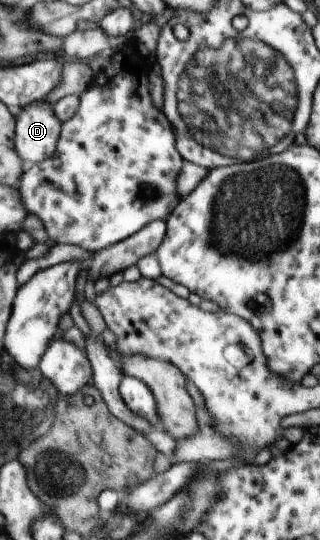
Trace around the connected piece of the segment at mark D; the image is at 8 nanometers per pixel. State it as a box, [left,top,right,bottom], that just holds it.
[16,98,63,169]

